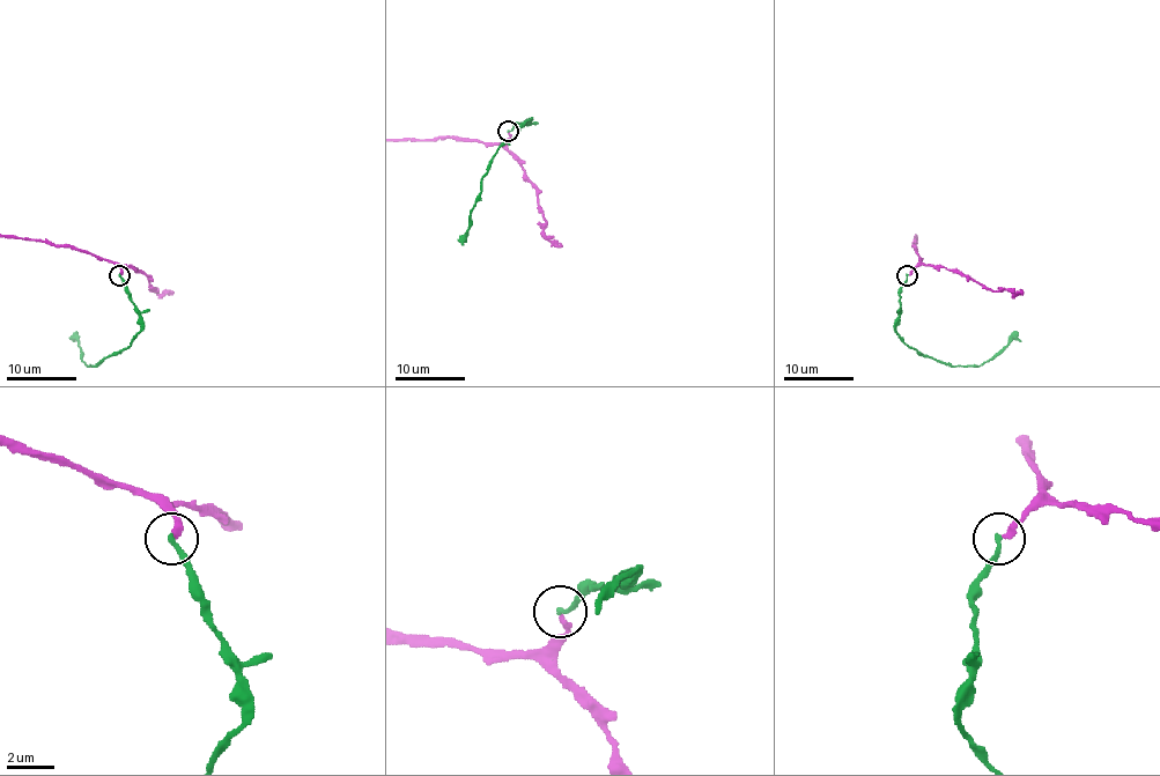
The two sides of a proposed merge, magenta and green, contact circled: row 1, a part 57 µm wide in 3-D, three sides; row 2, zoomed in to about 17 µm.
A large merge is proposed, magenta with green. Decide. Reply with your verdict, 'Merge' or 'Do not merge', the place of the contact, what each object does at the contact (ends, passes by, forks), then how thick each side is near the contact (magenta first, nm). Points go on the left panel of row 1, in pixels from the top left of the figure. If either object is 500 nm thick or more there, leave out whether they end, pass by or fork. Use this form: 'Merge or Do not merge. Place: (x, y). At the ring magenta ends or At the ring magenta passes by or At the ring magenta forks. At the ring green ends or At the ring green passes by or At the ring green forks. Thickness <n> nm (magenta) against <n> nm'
Merge. Place: (119, 275). At the ring magenta ends. At the ring green ends. Thickness 220 nm (magenta) against 220 nm

